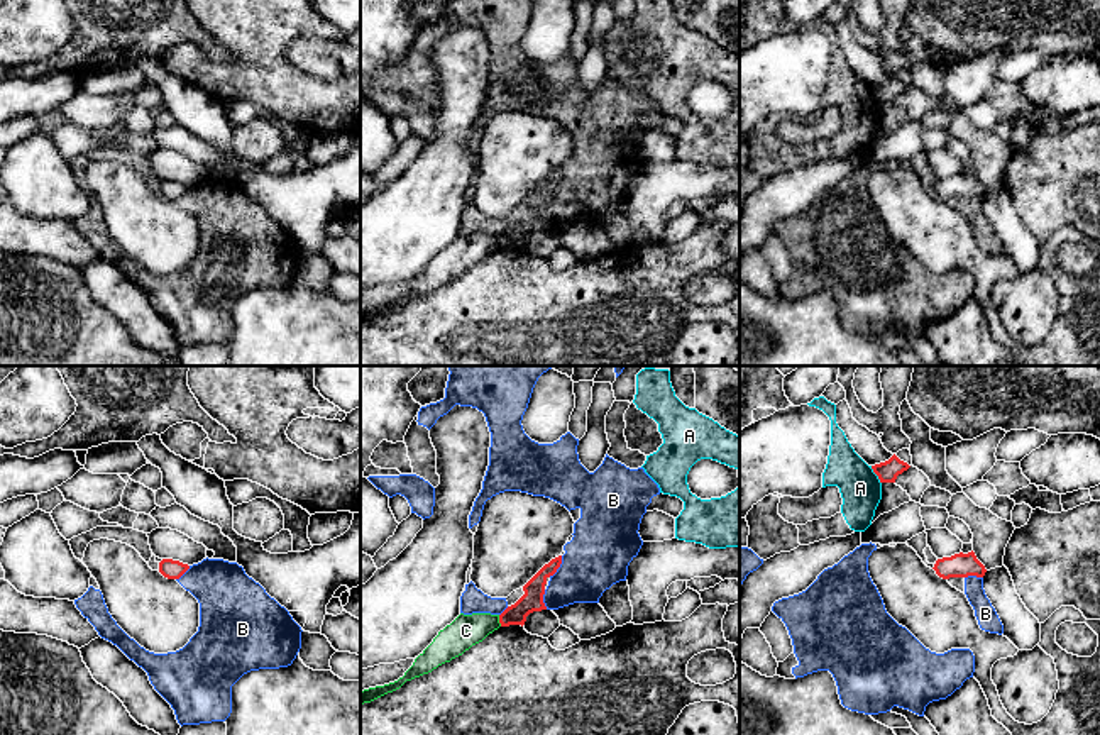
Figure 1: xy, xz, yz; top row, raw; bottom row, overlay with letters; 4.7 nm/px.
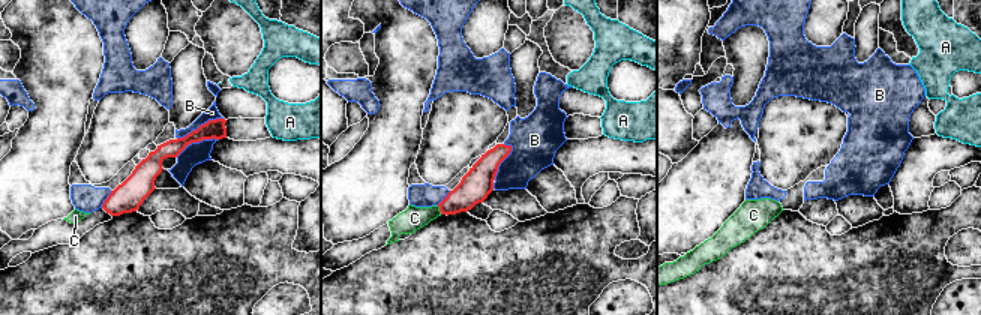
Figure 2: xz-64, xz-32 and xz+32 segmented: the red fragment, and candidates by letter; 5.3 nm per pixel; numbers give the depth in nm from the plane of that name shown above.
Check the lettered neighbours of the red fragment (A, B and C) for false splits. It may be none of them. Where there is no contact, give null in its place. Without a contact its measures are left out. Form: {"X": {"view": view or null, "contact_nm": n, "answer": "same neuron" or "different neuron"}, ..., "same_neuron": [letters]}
{"A": {"view": "yz", "contact_nm": 100, "answer": "different neuron"}, "B": {"view": "xz", "contact_nm": 120, "answer": "different neuron"}, "C": {"view": "xz", "contact_nm": 60, "answer": "different neuron"}, "same_neuron": []}

